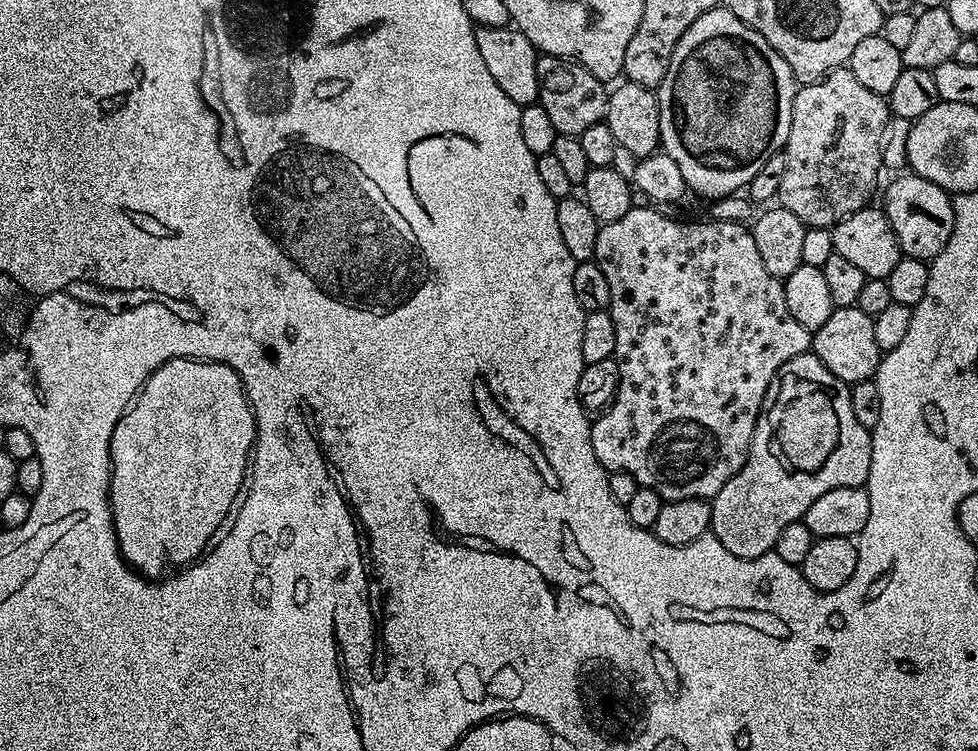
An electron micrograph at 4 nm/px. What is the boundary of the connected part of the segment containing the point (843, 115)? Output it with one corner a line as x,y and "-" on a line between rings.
847,67
837,68
813,84
797,87
794,110
790,118
790,134
783,151
786,154
786,174
778,197
779,207
790,210
808,228
827,228
842,218
865,207
880,180
884,162
884,141
888,131
890,109
887,99
874,90
866,90

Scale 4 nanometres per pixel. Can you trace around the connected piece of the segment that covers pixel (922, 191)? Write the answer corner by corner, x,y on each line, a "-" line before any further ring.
896,174
884,192
882,210
894,230
903,255
931,262
950,242
954,230
953,197
942,186
915,174

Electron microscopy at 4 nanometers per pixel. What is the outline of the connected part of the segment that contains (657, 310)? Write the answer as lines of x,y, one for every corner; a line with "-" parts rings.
633,206
629,212
622,214
622,218
618,218
618,222
610,222
609,224
601,224
598,230
598,246
594,257
595,263
599,264
602,274
606,274
606,282
610,282
610,317
612,316
612,348
614,359
618,366
618,386
616,387
616,396
612,403
599,413
591,421
592,425
592,445
594,446
594,454
598,458
598,462
602,462
602,466
607,472
628,472
640,487
654,490
654,494
658,494
665,502
669,500
681,500
682,498
698,498
699,500
711,501
712,497
718,494
718,490
722,490
722,486
726,486
726,482
730,482
730,478
734,478
734,474
738,474
738,470
742,470
742,466
748,457
748,451
752,445
752,435
754,434
754,426
758,422
761,411
764,406
764,398
768,395
772,388
772,379
776,377
777,372
786,362
790,362
790,358
794,358
798,354
809,351
812,347
812,333
808,331
806,326
802,326
802,322
794,319
794,314
790,314
790,306
786,306
786,294
781,280
774,278
774,274
770,274
770,270
766,270
766,266
762,266
762,257
758,255
758,246
754,246
754,238
751,231
743,223
736,223
733,220
714,220
705,219
705,224
692,224
687,228
684,224
679,224
676,220
671,220
668,216
663,216
661,209
656,206
648,206
650,208
640,208

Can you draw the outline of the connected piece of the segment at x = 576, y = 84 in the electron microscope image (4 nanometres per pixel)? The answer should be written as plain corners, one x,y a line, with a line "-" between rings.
541,55
536,62
538,70
539,104
542,110
554,122
554,130
561,136
579,138
582,130
590,130
590,126
601,123
608,115
608,93
605,81
594,78
590,70
586,70
574,60
566,60
562,56

